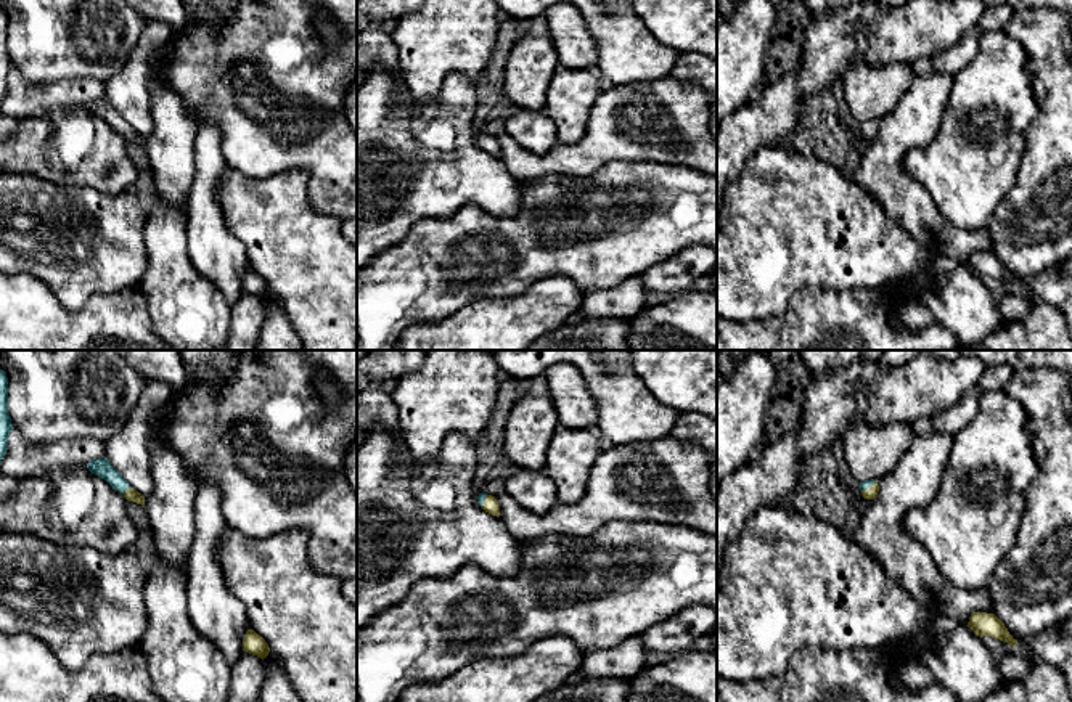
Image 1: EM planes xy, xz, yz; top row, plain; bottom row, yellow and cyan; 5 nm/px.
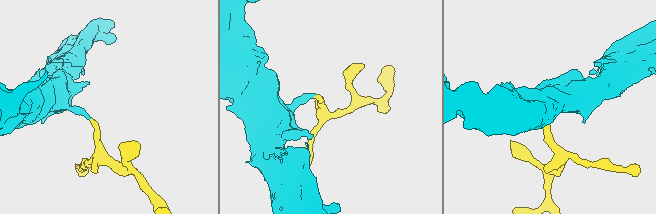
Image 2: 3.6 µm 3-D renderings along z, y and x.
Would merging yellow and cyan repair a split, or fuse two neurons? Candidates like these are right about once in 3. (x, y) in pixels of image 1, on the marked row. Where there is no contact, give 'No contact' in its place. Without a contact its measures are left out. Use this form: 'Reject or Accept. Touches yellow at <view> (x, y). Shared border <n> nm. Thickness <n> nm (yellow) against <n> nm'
Accept. Touches yellow at xy (126, 490). Shared border 60 nm. Thickness 60 nm (yellow) against 90 nm

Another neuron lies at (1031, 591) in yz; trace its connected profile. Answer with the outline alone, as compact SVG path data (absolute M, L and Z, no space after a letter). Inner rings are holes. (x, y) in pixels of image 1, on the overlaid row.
M1017 368L1003 392L1017 400L1027 414L1038 474L1025 493L1017 540L985 585L993 614L1019 643L1059 625L1072 614L1072 394L1067 376L1049 368Z

